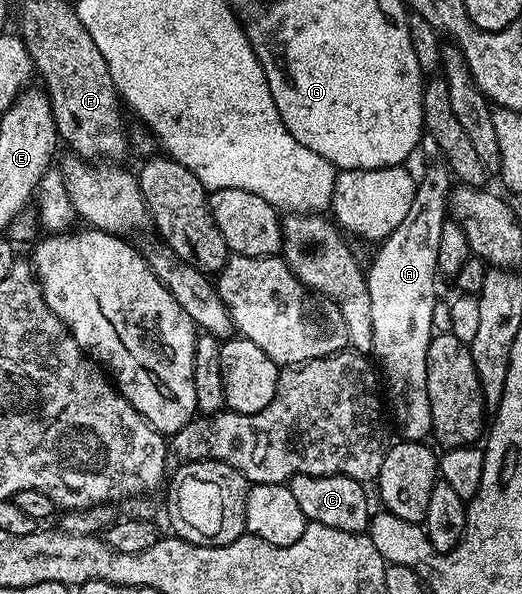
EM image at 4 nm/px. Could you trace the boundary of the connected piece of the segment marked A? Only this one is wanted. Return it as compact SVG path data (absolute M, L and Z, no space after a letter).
M436 160L436 163L434 163L433 166L428 166L425 168L424 175L422 175L422 176L419 175L418 185L416 188L416 196L414 198L414 204L410 204L410 212L406 212L406 220L402 220L402 224L398 224L398 228L394 228L394 232L392 234L388 235L387 237L385 237L383 239L383 241L381 241L379 243L379 244L381 244L380 251L377 252L376 259L374 259L372 262L371 270L369 268L369 270L367 271L367 274L366 274L366 277L368 279L368 291L370 292L370 312L372 313L372 348L371 348L371 353L373 355L376 354L377 359L375 358L375 361L378 363L378 366L379 366L378 361L380 361L381 367L379 366L379 369L382 371L382 374L383 374L382 369L384 369L384 374L386 377L388 377L388 390L387 390L387 386L386 386L386 394L387 394L387 397L388 397L388 394L390 397L392 397L392 406L393 406L393 410L390 410L390 414L391 414L391 417L392 417L392 414L394 417L396 417L396 426L398 429L400 429L399 437L401 439L403 439L403 441L405 441L405 442L424 442L425 439L427 439L427 437L429 437L429 435L432 434L432 409L430 408L430 396L428 395L428 346L430 343L432 343L432 339L434 337L434 329L432 326L432 313L434 312L435 304L438 301L438 295L436 295L436 281L438 281L438 275L436 272L436 265L438 264L438 240L442 240L442 228L444 227L444 223L446 221L446 201L449 199L449 196L450 196L450 171L449 171L447 165L445 165L445 163L443 161Z

